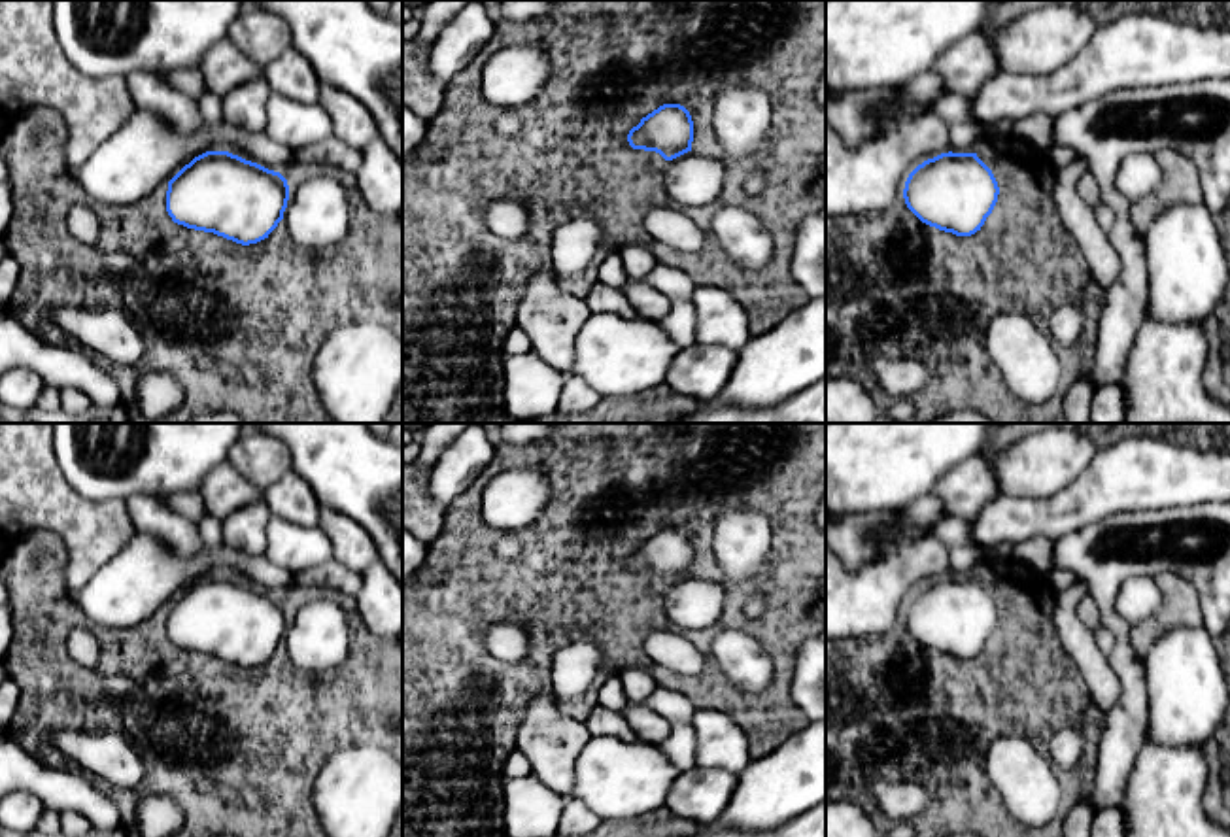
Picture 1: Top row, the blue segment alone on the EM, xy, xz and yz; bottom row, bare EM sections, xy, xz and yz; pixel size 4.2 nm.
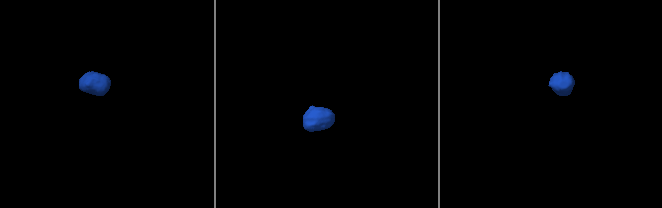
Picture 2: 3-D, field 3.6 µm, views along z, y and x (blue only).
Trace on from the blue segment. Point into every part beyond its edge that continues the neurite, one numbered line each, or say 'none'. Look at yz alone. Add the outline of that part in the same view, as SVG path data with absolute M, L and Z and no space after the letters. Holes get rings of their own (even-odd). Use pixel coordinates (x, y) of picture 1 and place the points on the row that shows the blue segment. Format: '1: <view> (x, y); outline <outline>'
1: yz (864, 178); outline M890 102L862 145L848 145L826 121L826 217L892 206L918 164L948 151L948 123L928 102Z

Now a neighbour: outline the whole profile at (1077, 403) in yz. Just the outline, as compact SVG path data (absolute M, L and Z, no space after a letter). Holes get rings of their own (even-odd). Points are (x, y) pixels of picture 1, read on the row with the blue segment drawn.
M1090 376L1079 378L1066 395L1064 410L1052 423L1090 423L1094 384Z

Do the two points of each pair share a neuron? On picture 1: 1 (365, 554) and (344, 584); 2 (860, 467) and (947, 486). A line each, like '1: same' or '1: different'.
1: different
2: different

